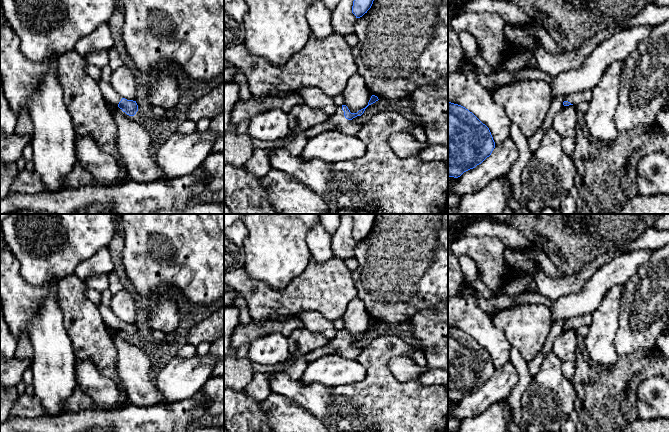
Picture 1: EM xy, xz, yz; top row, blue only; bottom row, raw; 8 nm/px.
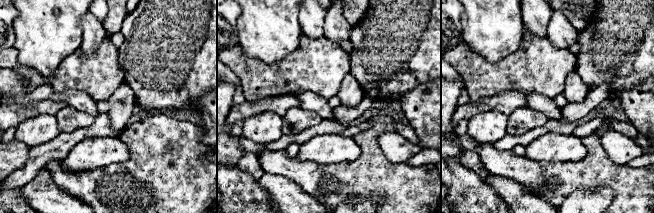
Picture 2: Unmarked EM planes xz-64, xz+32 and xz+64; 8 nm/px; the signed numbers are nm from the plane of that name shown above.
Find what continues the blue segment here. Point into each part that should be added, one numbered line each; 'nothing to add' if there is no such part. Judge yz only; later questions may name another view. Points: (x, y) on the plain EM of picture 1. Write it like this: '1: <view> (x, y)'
1: yz (583, 320)

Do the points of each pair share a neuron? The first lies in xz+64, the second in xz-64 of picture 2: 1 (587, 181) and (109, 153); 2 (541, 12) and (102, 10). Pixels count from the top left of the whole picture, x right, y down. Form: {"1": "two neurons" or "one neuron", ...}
{"1": "two neurons", "2": "two neurons"}

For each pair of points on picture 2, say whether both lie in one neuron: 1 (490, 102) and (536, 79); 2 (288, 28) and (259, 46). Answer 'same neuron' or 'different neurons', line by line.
1: different neurons
2: same neuron

